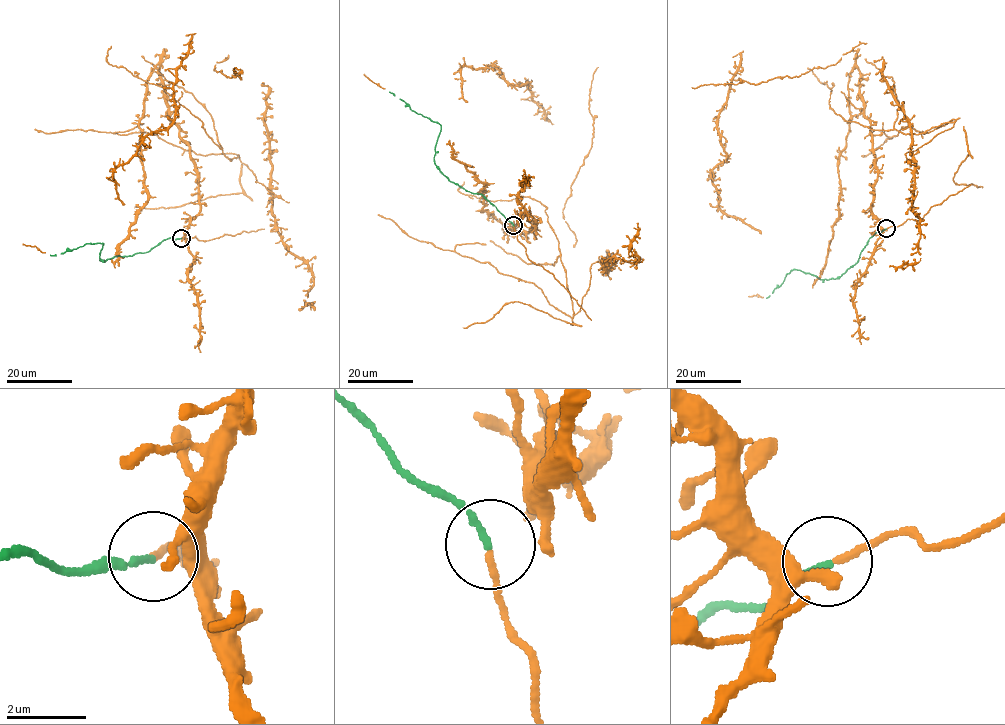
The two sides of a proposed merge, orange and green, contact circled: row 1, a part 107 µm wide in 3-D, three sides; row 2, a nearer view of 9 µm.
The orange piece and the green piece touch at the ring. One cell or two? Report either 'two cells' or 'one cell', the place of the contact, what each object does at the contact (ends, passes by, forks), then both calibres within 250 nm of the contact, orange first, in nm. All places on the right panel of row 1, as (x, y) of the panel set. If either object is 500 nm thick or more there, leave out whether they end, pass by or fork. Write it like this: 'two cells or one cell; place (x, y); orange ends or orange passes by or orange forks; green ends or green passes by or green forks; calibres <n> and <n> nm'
one cell; place (886, 228); orange passes by; green ends; calibres 100 and 140 nm

